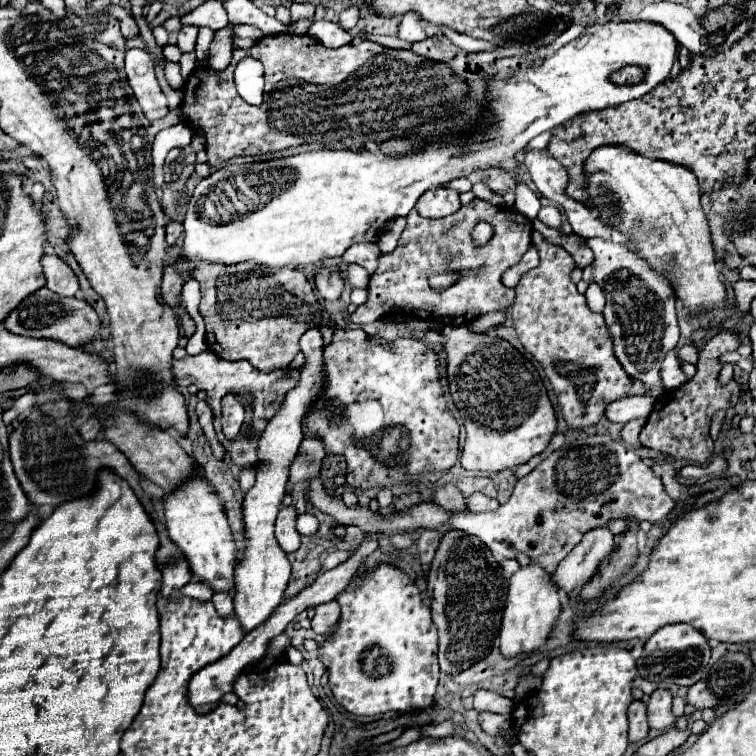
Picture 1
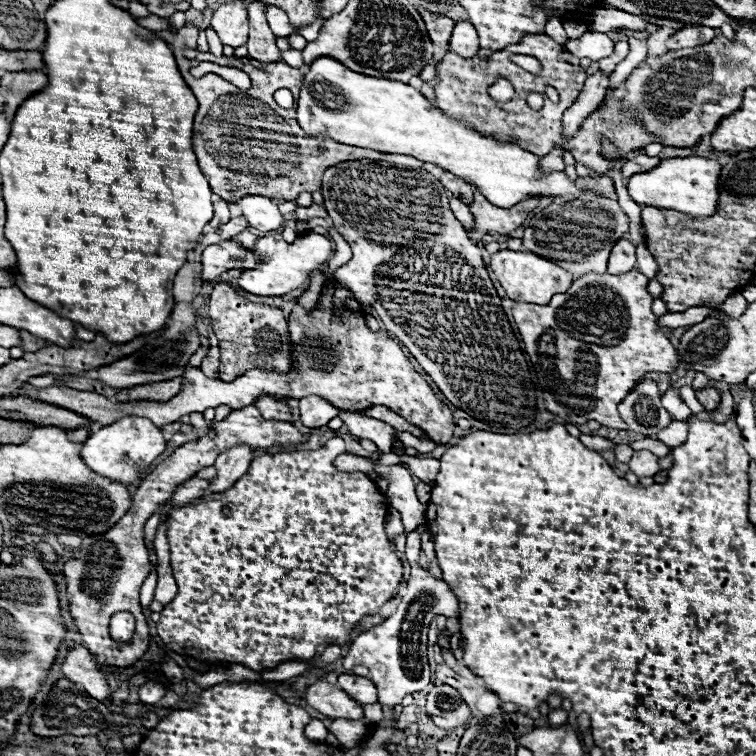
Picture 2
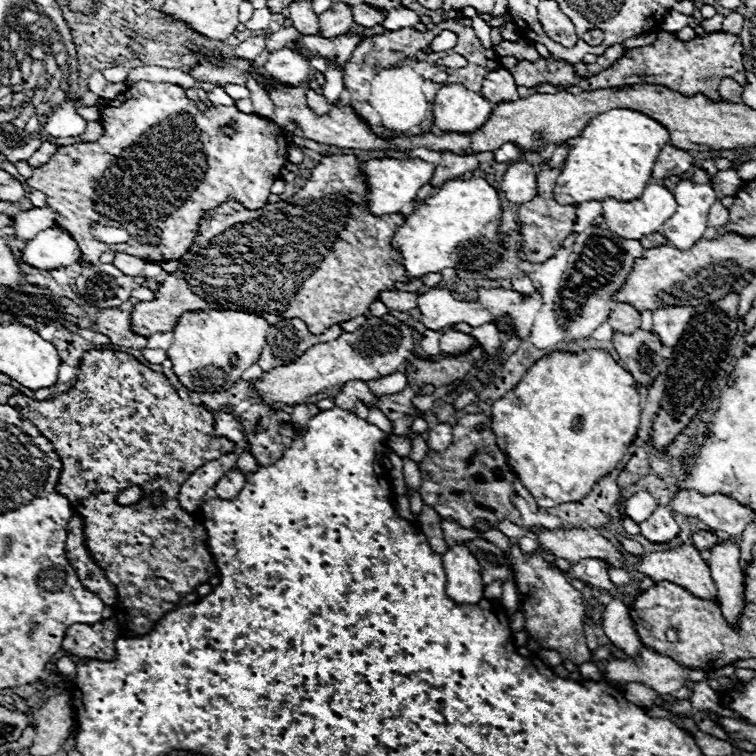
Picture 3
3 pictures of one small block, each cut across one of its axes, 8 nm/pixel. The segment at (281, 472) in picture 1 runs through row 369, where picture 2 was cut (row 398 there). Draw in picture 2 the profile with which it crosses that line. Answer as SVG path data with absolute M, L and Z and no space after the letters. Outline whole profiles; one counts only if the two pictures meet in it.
M316 395L304 396L300 400L300 420L308 428L326 426L332 418L338 416L338 408Z

